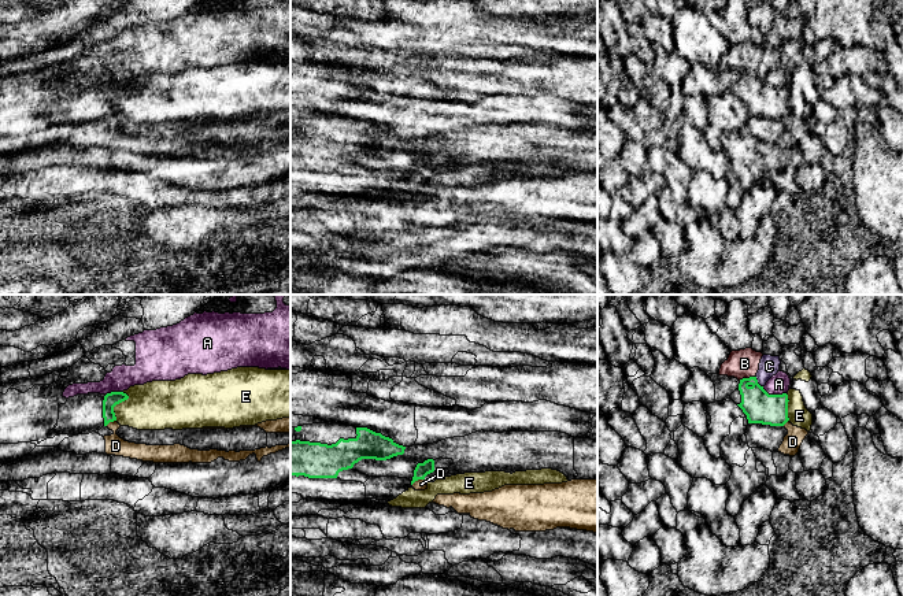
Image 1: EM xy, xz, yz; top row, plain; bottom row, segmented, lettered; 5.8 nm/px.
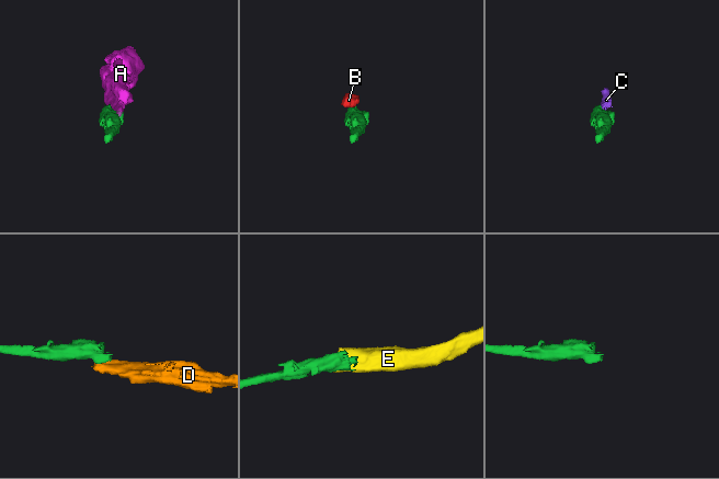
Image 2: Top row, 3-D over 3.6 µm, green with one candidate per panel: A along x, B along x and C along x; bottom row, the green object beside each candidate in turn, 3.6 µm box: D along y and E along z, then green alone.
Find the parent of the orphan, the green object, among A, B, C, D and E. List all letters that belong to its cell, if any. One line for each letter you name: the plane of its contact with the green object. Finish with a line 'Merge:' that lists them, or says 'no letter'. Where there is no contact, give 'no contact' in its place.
Merge: no letter

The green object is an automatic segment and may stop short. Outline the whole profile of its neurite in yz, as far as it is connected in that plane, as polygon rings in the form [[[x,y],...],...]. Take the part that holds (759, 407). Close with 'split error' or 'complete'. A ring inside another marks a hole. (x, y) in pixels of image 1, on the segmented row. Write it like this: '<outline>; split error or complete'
[[[756,377],[740,380],[730,399],[747,415],[748,423],[784,426],[788,418],[788,395],[769,395]]]; split error

